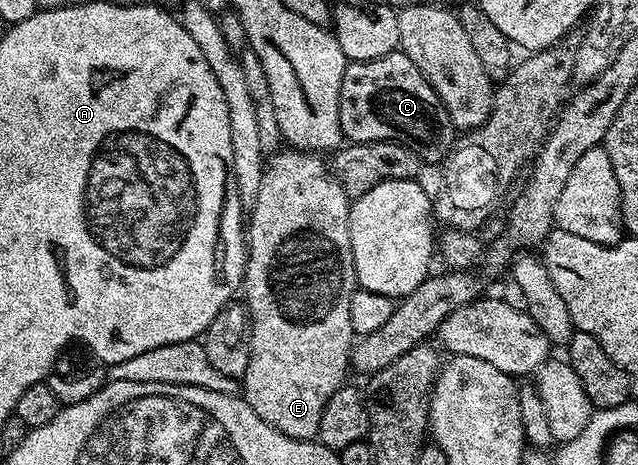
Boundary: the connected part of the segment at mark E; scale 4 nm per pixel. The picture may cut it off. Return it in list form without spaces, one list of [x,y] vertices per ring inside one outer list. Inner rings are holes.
[[[284,148],[271,155],[271,157],[267,159],[264,167],[264,175],[262,176],[262,184],[258,188],[258,196],[254,200],[252,207],[250,207],[250,213],[246,218],[246,261],[244,263],[244,281],[242,283],[242,294],[245,294],[243,297],[246,299],[246,305],[248,307],[248,317],[252,319],[252,335],[250,336],[250,364],[246,364],[246,372],[244,373],[244,377],[242,379],[242,397],[244,401],[250,404],[250,408],[254,408],[254,412],[260,419],[262,419],[262,421],[273,426],[278,432],[282,432],[291,438],[307,438],[309,440],[315,439],[320,433],[322,412],[326,408],[326,400],[330,400],[330,396],[334,396],[334,392],[338,392],[338,388],[345,385],[347,378],[344,377],[346,377],[347,374],[350,374],[352,347],[354,345],[354,335],[352,332],[352,325],[350,324],[350,296],[354,296],[354,292],[358,288],[358,283],[356,281],[356,269],[354,268],[354,256],[352,255],[352,249],[350,248],[350,216],[348,215],[350,199],[348,194],[342,188],[342,184],[337,180],[336,175],[332,173],[329,163],[325,161],[325,159],[323,162],[323,160],[320,158],[323,157],[316,152],[305,152],[295,148]]]

